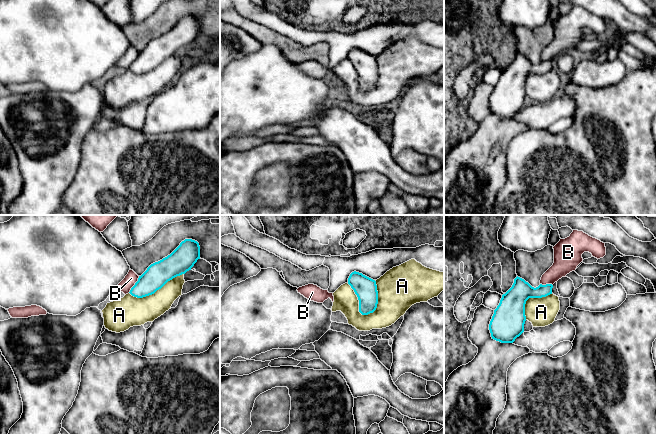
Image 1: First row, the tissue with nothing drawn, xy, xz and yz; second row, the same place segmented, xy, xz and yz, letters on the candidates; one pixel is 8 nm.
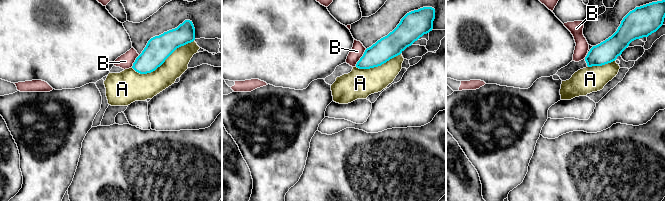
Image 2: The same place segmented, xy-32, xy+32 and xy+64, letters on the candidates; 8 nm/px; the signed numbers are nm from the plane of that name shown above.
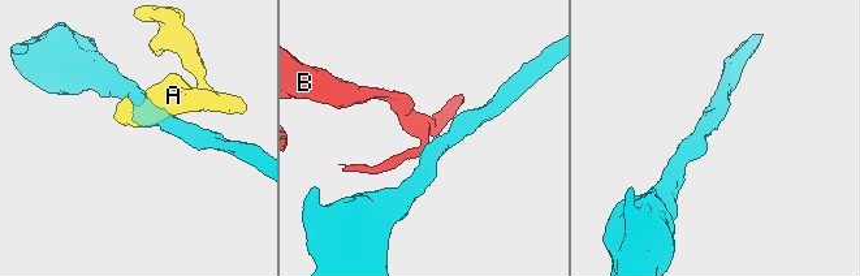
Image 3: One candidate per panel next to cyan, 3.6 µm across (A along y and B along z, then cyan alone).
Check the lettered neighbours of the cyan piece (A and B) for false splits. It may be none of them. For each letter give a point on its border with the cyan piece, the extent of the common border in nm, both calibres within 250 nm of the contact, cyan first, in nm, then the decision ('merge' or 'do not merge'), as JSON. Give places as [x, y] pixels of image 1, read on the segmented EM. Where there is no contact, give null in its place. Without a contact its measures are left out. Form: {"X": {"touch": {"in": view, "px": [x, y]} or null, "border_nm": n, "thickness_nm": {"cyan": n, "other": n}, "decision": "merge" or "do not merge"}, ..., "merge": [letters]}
{"A": {"touch": {"in": "xz", "px": [359, 303]}, "border_nm": 320, "thickness_nm": {"cyan": 180, "other": 220}, "decision": "do not merge"}, "B": {"touch": {"in": "xy", "px": [135, 284]}, "border_nm": 160, "thickness_nm": {"cyan": 190, "other": 100}, "decision": "do not merge"}, "merge": []}

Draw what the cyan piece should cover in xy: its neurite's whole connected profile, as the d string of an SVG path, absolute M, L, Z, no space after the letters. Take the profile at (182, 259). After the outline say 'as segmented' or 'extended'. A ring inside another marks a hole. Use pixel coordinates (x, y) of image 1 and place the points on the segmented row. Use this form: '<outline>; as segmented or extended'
M185 239L170 255L151 264L139 276L129 293L137 298L152 295L168 281L191 270L198 259L200 259L199 243Z; as segmented

